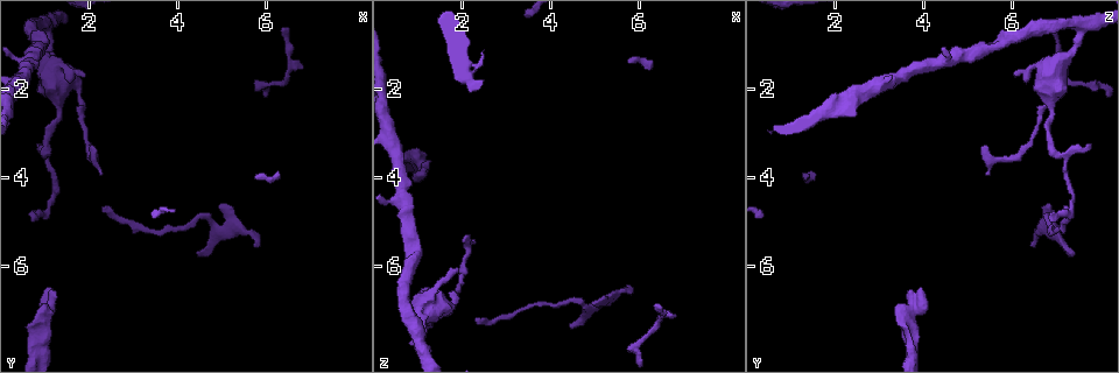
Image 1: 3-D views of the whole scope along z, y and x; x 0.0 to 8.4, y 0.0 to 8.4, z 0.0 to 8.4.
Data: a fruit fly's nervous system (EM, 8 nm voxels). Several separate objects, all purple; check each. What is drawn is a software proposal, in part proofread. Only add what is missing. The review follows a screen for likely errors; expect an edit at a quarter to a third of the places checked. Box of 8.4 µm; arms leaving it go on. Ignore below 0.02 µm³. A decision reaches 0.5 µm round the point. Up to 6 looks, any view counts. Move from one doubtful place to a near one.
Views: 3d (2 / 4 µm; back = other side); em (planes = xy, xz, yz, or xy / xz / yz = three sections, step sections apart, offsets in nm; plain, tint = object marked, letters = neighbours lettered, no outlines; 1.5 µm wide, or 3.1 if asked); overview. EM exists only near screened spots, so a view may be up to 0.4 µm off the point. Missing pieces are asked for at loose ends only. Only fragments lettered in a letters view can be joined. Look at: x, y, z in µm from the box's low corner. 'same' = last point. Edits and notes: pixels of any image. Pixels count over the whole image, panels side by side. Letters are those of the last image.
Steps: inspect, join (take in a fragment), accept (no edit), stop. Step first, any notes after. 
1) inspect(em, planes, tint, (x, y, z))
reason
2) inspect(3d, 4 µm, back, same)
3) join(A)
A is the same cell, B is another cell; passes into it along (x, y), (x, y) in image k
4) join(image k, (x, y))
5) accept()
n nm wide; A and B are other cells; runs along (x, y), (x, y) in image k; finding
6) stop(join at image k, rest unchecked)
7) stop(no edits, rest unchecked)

inspect(em, planes, letters, (0.85, 3.35, 7.80))
an open end

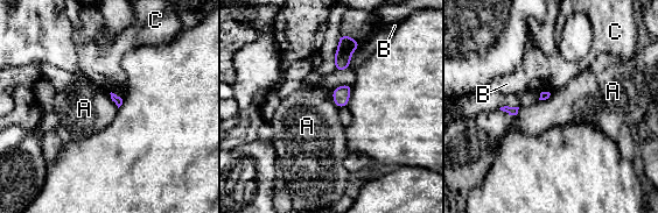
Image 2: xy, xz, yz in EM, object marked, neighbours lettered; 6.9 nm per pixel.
accept()
A, B and C are other cells; border along (519, 107), (516, 114), (499, 108) in image 2; none of them fits

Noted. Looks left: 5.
inspect(3d, 4 µm, back, (1.85, 1.75, 6.10))
an open end

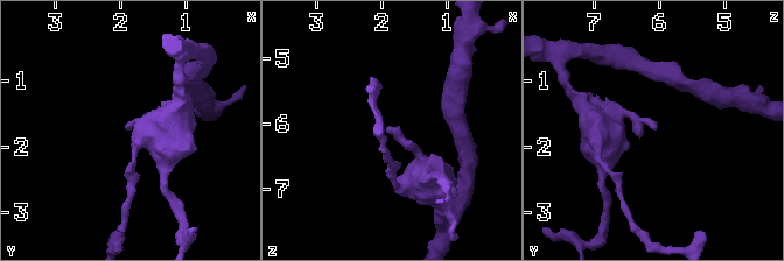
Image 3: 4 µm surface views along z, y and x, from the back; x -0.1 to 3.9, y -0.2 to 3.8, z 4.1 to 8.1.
inspect(em, planes, plain, (1.85, 1.75, 6.05))
shape alone is not enough

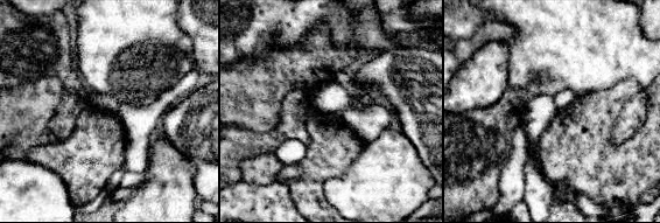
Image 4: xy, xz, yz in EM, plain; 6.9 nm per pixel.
inspect(em, planes, letters, same)
what lies round it

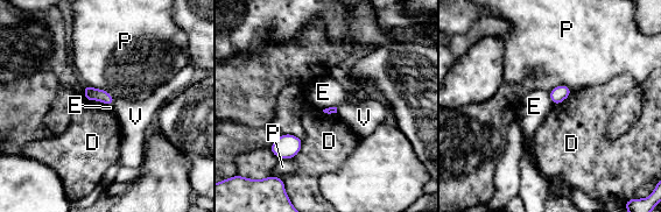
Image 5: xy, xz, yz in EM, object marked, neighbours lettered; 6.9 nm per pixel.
accept()
D, E, P and V are other cells; border along (90, 101), (98, 100), (112, 105) in image 5; none of them fits

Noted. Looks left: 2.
stop(no edits, rest unchecked)

